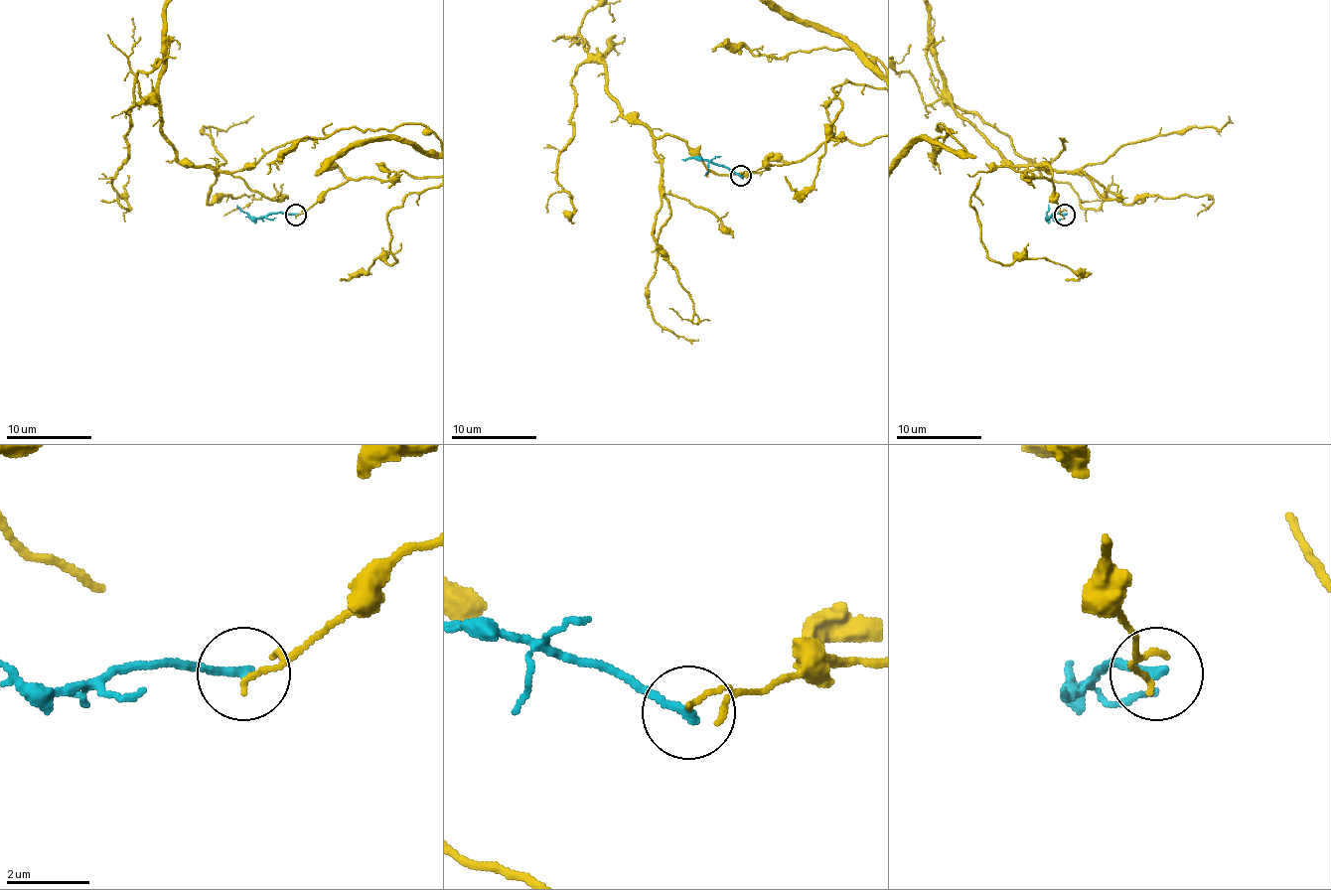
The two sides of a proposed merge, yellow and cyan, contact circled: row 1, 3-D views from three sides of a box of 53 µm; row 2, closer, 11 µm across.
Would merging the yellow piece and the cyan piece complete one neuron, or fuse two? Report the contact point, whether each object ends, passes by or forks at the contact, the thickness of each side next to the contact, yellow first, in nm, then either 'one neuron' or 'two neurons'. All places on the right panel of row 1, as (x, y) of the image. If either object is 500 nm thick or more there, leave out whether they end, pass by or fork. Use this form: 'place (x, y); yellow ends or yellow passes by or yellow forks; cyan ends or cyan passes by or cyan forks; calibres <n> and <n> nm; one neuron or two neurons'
place (1064, 215); yellow ends; cyan ends; calibres 110 and 240 nm; two neurons

